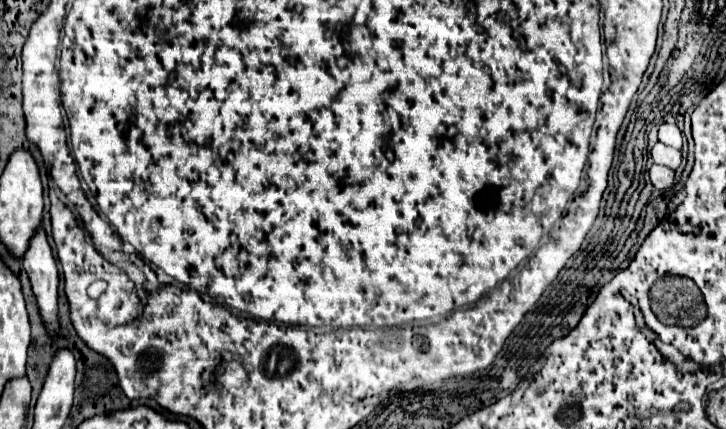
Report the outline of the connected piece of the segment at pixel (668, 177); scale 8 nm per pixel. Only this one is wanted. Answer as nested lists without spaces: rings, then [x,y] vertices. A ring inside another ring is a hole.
[[[652,164],[648,170],[648,176],[650,176],[656,190],[666,190],[666,188],[674,186],[674,170],[672,168]]]

